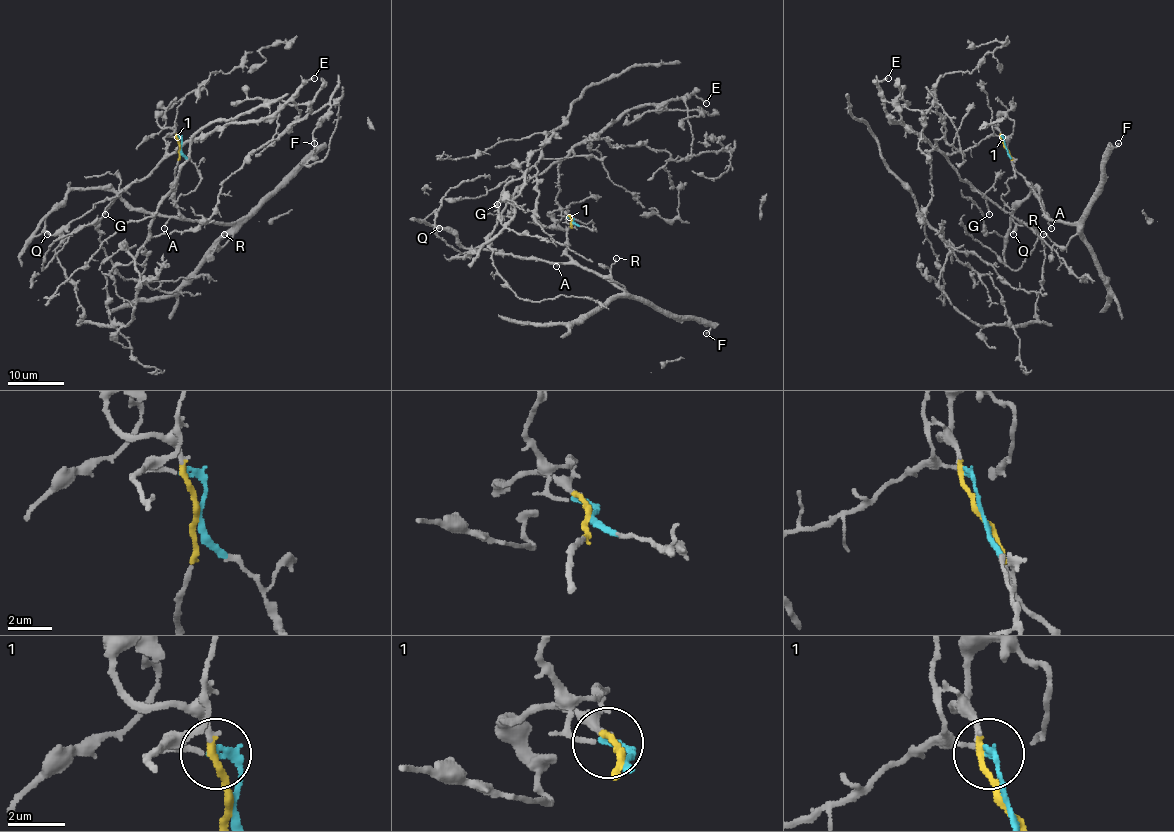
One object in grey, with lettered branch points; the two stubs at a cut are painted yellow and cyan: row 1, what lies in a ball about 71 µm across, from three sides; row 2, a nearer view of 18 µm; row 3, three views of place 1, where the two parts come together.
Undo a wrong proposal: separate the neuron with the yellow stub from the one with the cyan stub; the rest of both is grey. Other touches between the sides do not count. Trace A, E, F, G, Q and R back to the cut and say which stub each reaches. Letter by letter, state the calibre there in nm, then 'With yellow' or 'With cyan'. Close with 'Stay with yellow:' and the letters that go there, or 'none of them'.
A: Thickness 180 nm. With yellow
E: Thickness 190 nm. With cyan
F: Thickness 160 nm. With yellow
G: Thickness 170 nm. With cyan
Q: Thickness 280 nm. With yellow
R: Thickness 140 nm. With yellow
Stay with yellow: A, F, Q, R

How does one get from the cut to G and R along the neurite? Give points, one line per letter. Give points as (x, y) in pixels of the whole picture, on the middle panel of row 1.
G: (572, 220), (562, 214), (556, 194), (559, 192), (559, 165), (556, 162), (527, 180), (505, 201), (497, 204)
R: (572, 220), (567, 230), (567, 252), (579, 265), (596, 270), (625, 292), (612, 279), (615, 258)

